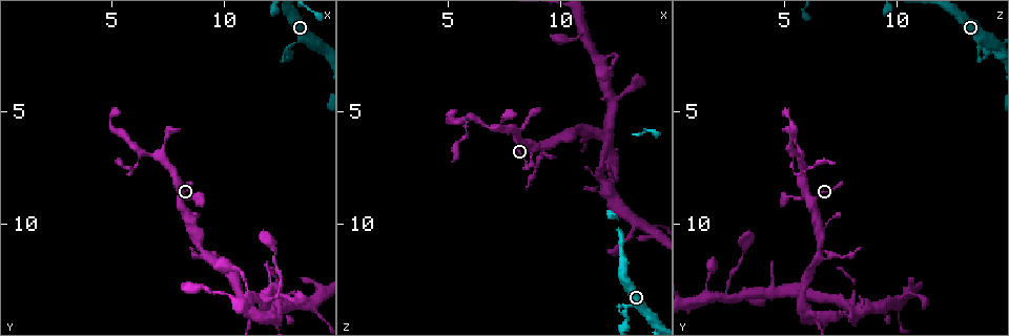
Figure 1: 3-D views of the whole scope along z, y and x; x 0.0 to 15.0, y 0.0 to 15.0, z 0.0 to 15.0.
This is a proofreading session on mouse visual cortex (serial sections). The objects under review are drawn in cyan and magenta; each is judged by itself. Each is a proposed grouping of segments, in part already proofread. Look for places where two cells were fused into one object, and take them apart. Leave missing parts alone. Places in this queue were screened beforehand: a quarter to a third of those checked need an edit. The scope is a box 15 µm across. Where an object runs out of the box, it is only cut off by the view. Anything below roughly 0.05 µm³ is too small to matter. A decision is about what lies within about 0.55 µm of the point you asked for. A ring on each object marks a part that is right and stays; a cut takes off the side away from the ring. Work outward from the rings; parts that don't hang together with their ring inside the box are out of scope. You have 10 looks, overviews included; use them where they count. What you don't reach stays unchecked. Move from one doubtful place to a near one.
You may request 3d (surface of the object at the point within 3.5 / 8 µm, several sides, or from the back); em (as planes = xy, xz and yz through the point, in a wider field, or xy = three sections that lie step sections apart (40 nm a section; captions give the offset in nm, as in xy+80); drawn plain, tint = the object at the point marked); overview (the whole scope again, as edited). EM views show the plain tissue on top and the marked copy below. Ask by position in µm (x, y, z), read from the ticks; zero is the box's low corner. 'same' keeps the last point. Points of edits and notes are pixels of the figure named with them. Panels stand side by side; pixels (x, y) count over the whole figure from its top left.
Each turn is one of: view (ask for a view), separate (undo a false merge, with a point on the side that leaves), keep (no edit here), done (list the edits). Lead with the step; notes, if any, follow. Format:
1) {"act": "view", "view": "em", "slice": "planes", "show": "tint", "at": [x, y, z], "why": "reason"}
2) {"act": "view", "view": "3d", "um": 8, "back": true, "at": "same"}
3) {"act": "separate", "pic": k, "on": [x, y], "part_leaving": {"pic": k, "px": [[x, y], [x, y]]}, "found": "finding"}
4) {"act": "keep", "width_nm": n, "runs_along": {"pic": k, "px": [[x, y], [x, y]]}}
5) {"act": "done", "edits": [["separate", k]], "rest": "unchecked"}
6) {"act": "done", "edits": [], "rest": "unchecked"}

{"act": "view", "view": "3d", "um": 8, "at": [13.0, 2.2, 13.7], "why": "sharp bend"}

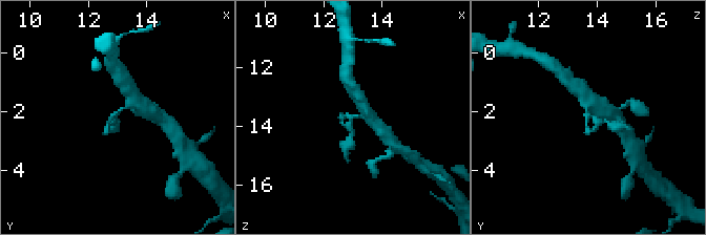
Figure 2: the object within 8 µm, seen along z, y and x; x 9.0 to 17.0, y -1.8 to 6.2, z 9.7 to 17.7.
{"act": "view", "view": "em", "slice": "xy", "step": 5, "show": "tint", "at": [12.9, 2.1, 13.8], "why": "need the tissue"}

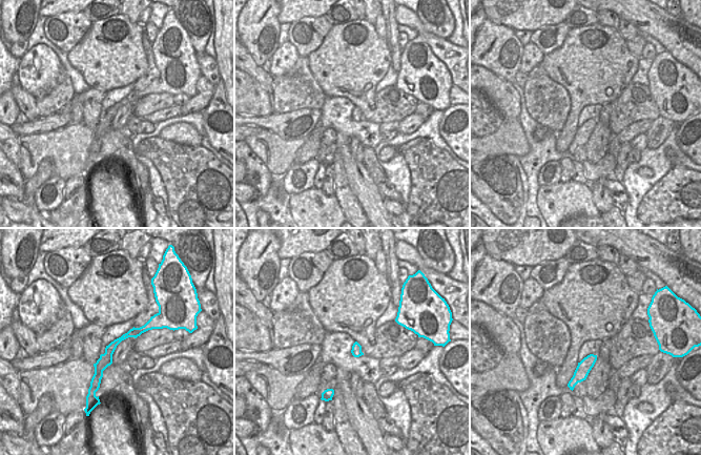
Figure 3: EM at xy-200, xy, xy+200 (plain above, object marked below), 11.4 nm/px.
{"act": "separate", "pic": 2, "on": [115, 123], "part_leaving": {"pic": 2, "px": [[357, 115], [348, 125], [347, 148]]}, "found": "a second cell is stuck on"}

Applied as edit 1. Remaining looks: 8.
{"act": "view", "view": "overview"}

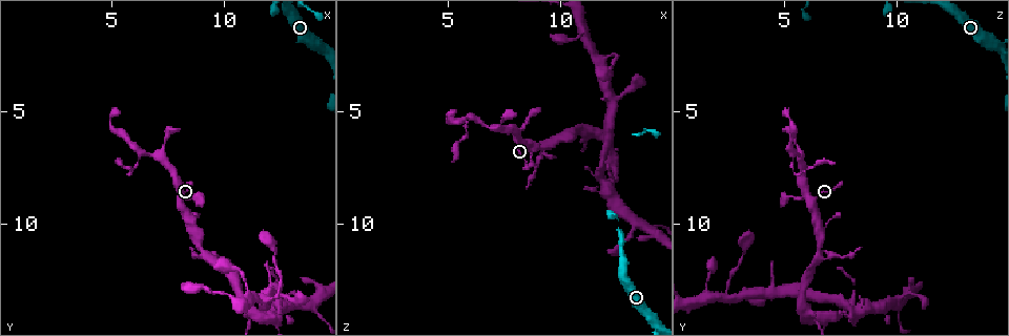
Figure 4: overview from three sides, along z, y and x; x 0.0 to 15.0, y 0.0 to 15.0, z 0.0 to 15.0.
{"act": "view", "view": "3d", "um": 3.5, "at": [9.2, 11.4, 6.6], "why": "narrows sharply"}

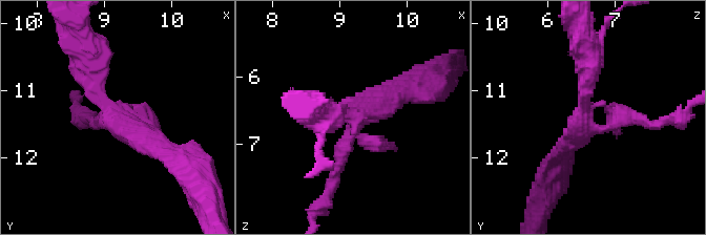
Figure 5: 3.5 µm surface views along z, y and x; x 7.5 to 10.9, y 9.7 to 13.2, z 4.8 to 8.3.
{"act": "view", "view": "em", "slice": "xy", "step": 5, "show": "tint", "at": [9.20, 11.40, 6.55], "why": "need the tissue"}

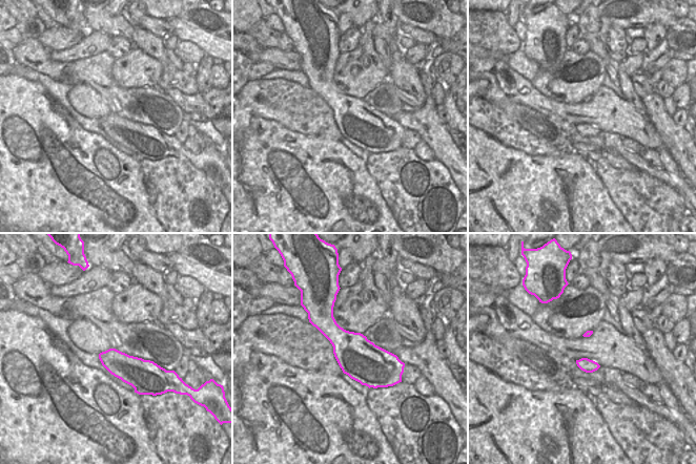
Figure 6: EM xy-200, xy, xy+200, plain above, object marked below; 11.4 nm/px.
{"act": "keep", "runs_along": {"pic": 5, "px": [[90, 52], [94, 91], [171, 152]]}, "found": "one cell here"}

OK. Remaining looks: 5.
{"act": "view", "view": "3d", "um": 3.5, "at": [12.1, 13.7, 8.2], "why": "small branch off a trunk"}

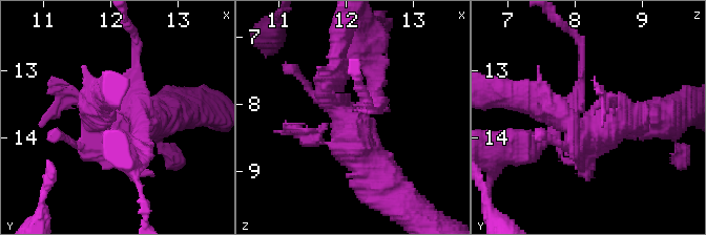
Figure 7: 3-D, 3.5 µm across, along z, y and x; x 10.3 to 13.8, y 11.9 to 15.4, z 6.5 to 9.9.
{"act": "view", "view": "em", "slice": "xy", "step": 5, "show": "tint", "at": [12.05, 13.80, 8.25]}

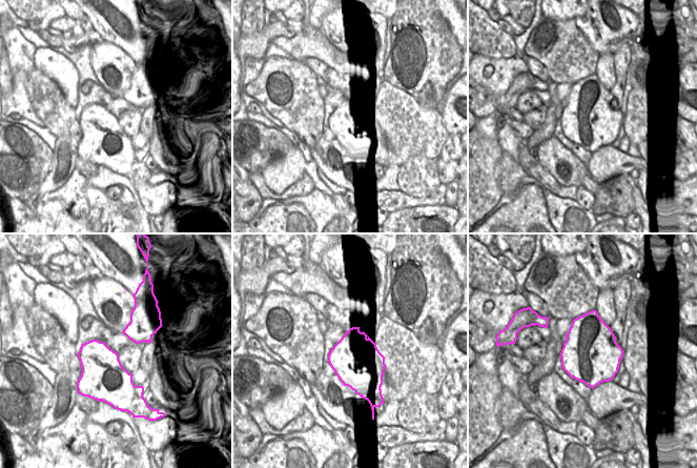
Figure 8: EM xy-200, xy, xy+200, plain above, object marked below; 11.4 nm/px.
{"act": "separate", "pic": 7, "on": [580, 130], "part_leaving": {"pic": 7, "px": [[584, 111], [579, 130], [533, 91]]}, "found": "two cells meet here"}

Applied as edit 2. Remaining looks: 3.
{"act": "view", "view": "3d", "um": 3.5, "at": [6.4, 6.9, 5.5], "why": "three-way junction"}

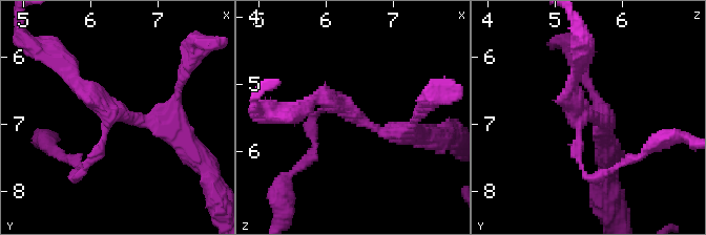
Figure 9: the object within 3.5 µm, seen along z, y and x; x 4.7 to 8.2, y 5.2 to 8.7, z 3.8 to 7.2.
{"act": "keep", "arm_widths_nm": [100, 200, 300], "runs_along": {"pic": 9, "px": [[172, 132], [111, 113], [63, 62]]}, "found": "one cell here"}

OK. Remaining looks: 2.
{"act": "done", "edits": [["separate", 2], ["separate", 7]], "rest": "unchecked"}

